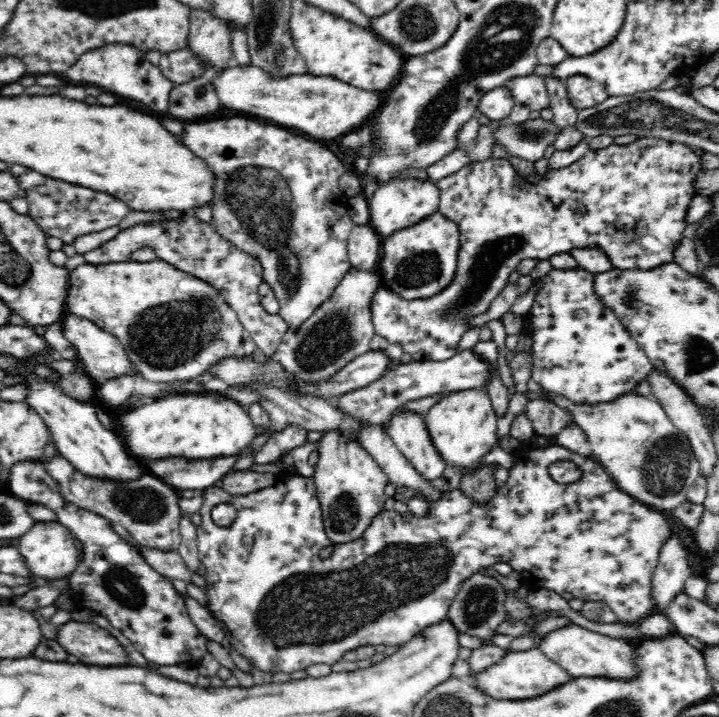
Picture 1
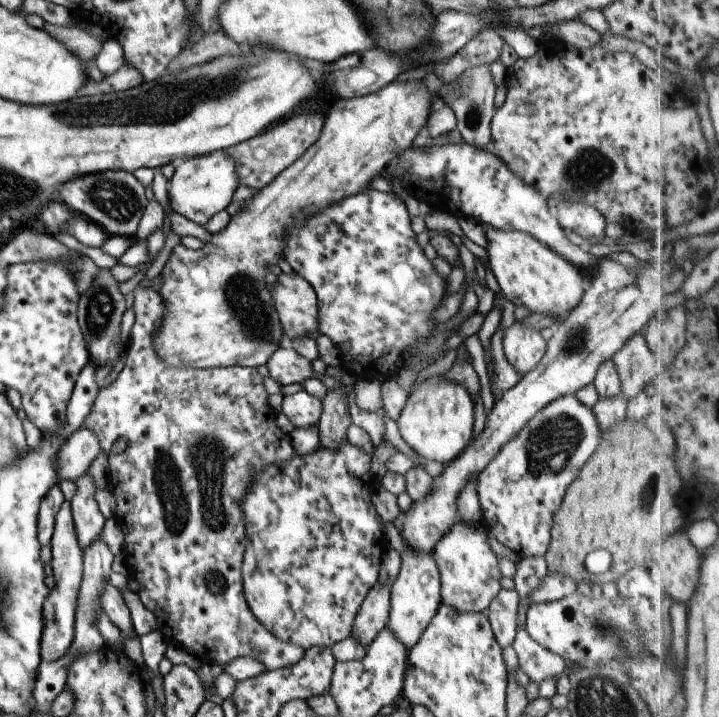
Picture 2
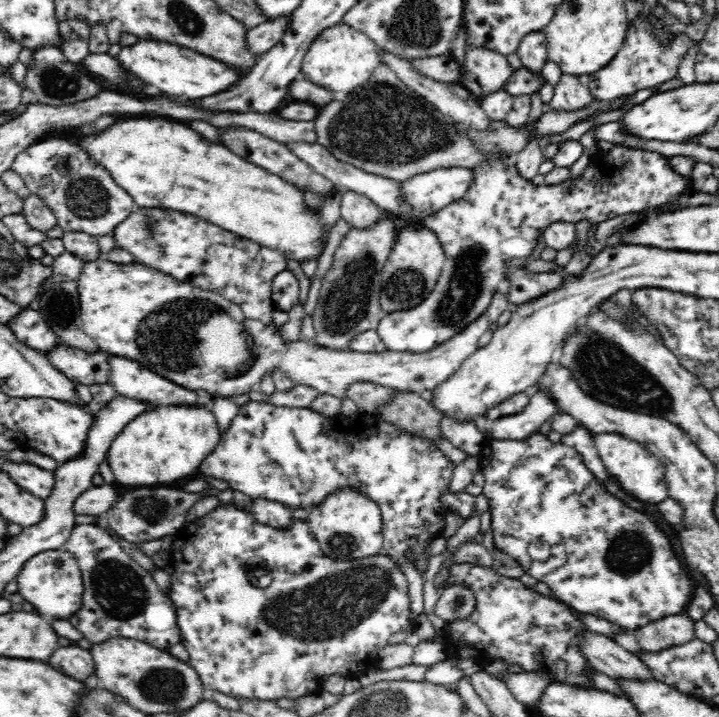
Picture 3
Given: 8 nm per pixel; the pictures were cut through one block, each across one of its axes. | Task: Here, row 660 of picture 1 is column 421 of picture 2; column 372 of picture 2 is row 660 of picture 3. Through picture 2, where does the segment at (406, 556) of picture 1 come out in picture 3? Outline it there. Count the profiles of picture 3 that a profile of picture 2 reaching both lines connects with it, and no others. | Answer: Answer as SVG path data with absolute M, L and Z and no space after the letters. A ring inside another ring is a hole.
M220 504L197 522L185 525L176 533L173 549L167 558L174 566L169 598L176 607L177 623L183 638L181 642L189 652L189 663L196 669L208 693L218 690L227 694L230 699L257 698L271 701L317 693L322 690L324 682L332 674L348 677L358 675L362 670L375 668L379 662L379 652L388 645L388 638L392 633L415 626L416 619L410 617L409 583L398 562L382 552L354 560L334 560L324 554L318 539L311 532L308 521L294 519L288 527L280 529L258 522L251 513L234 504ZM262 576L272 578L266 588L260 588L256 584Z

